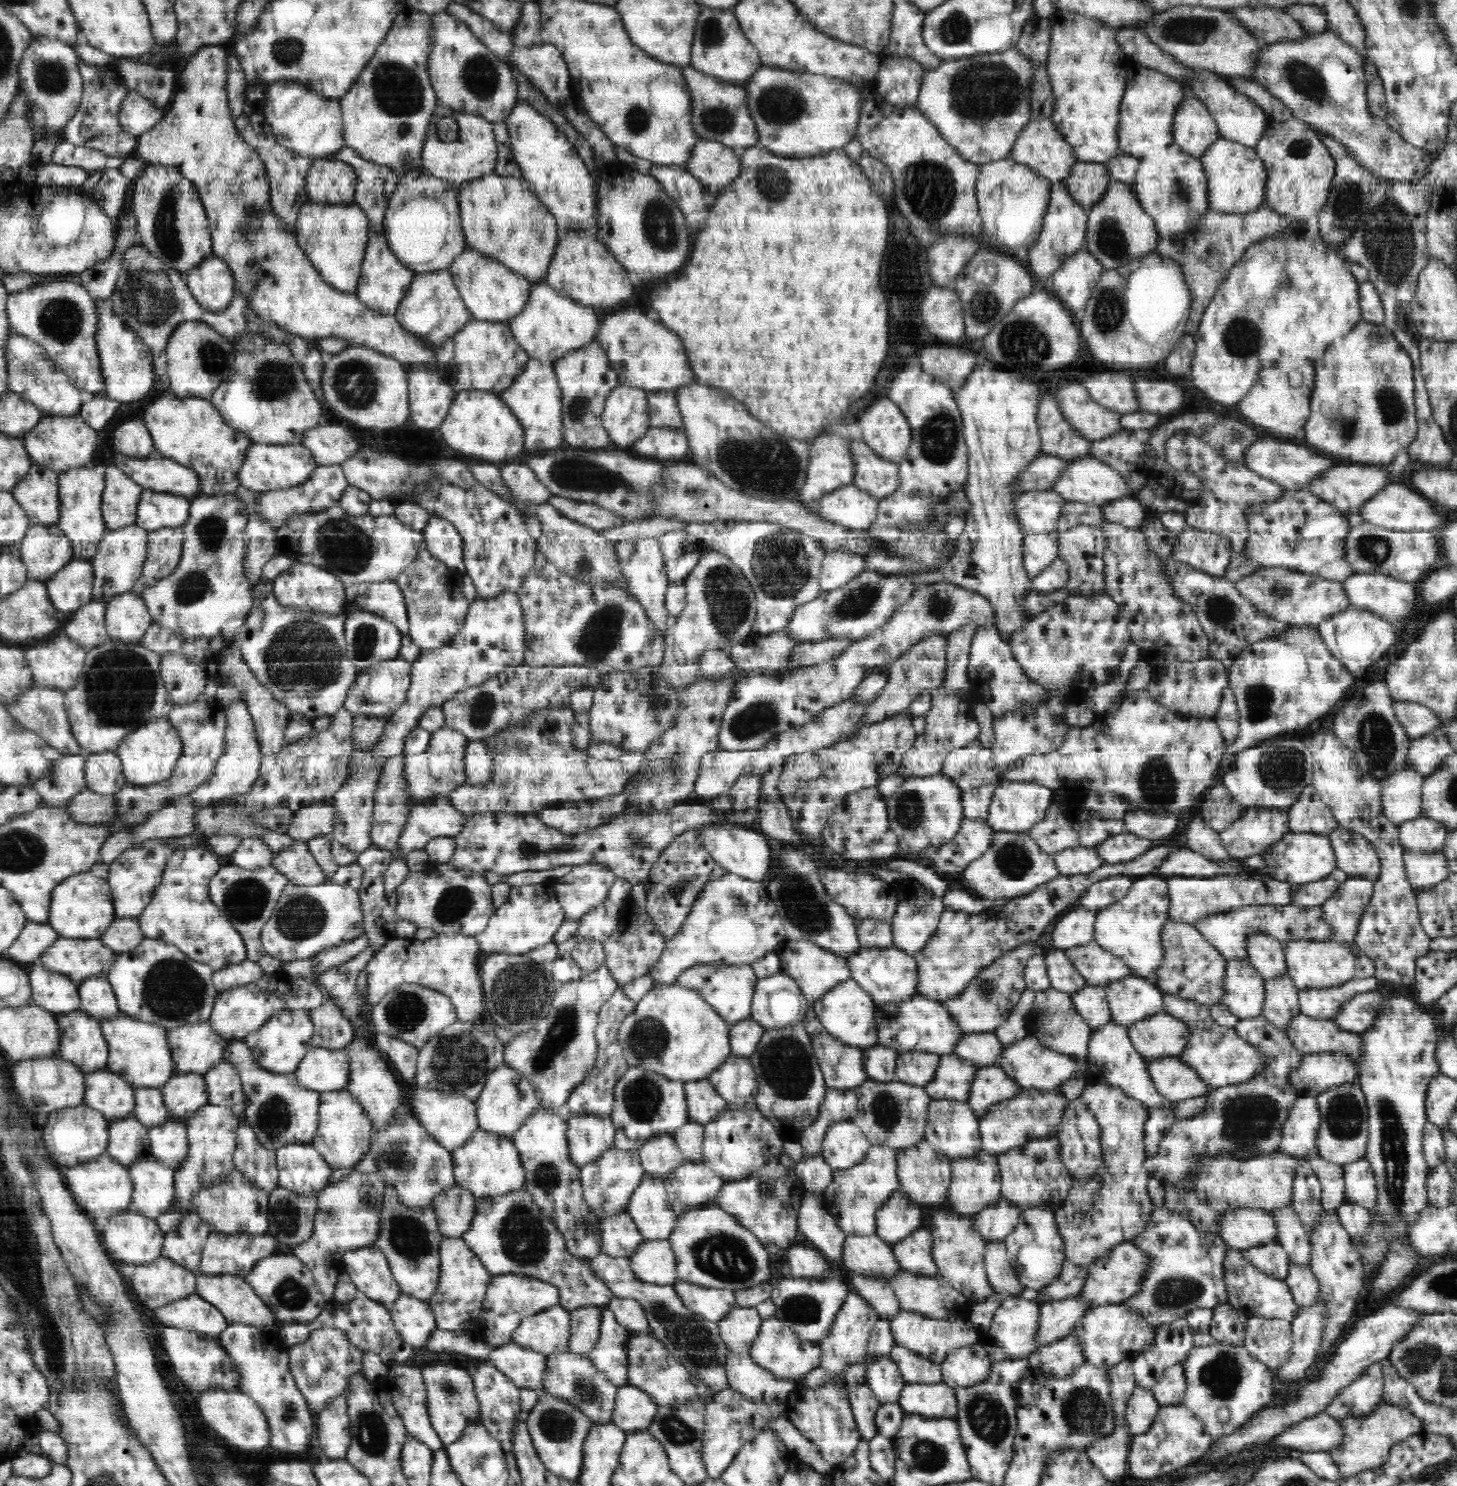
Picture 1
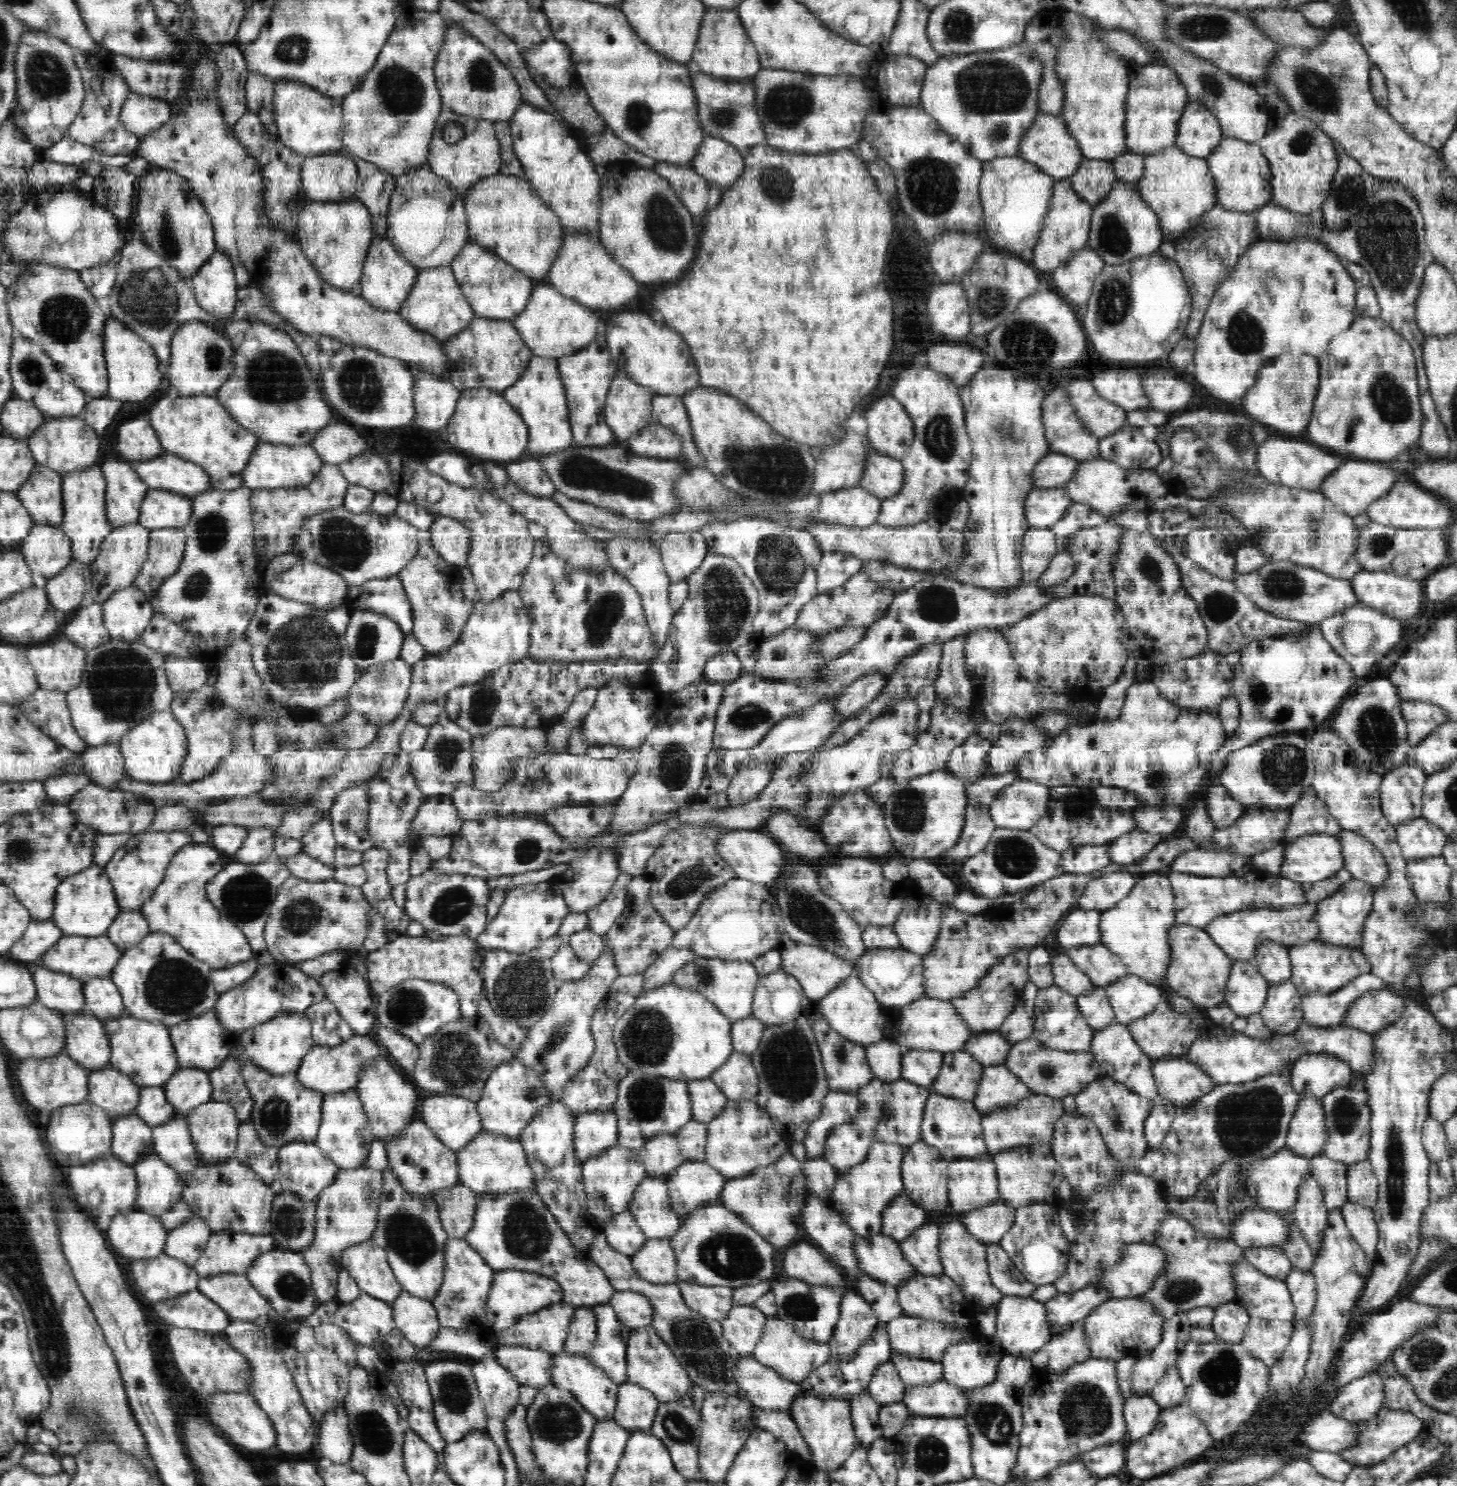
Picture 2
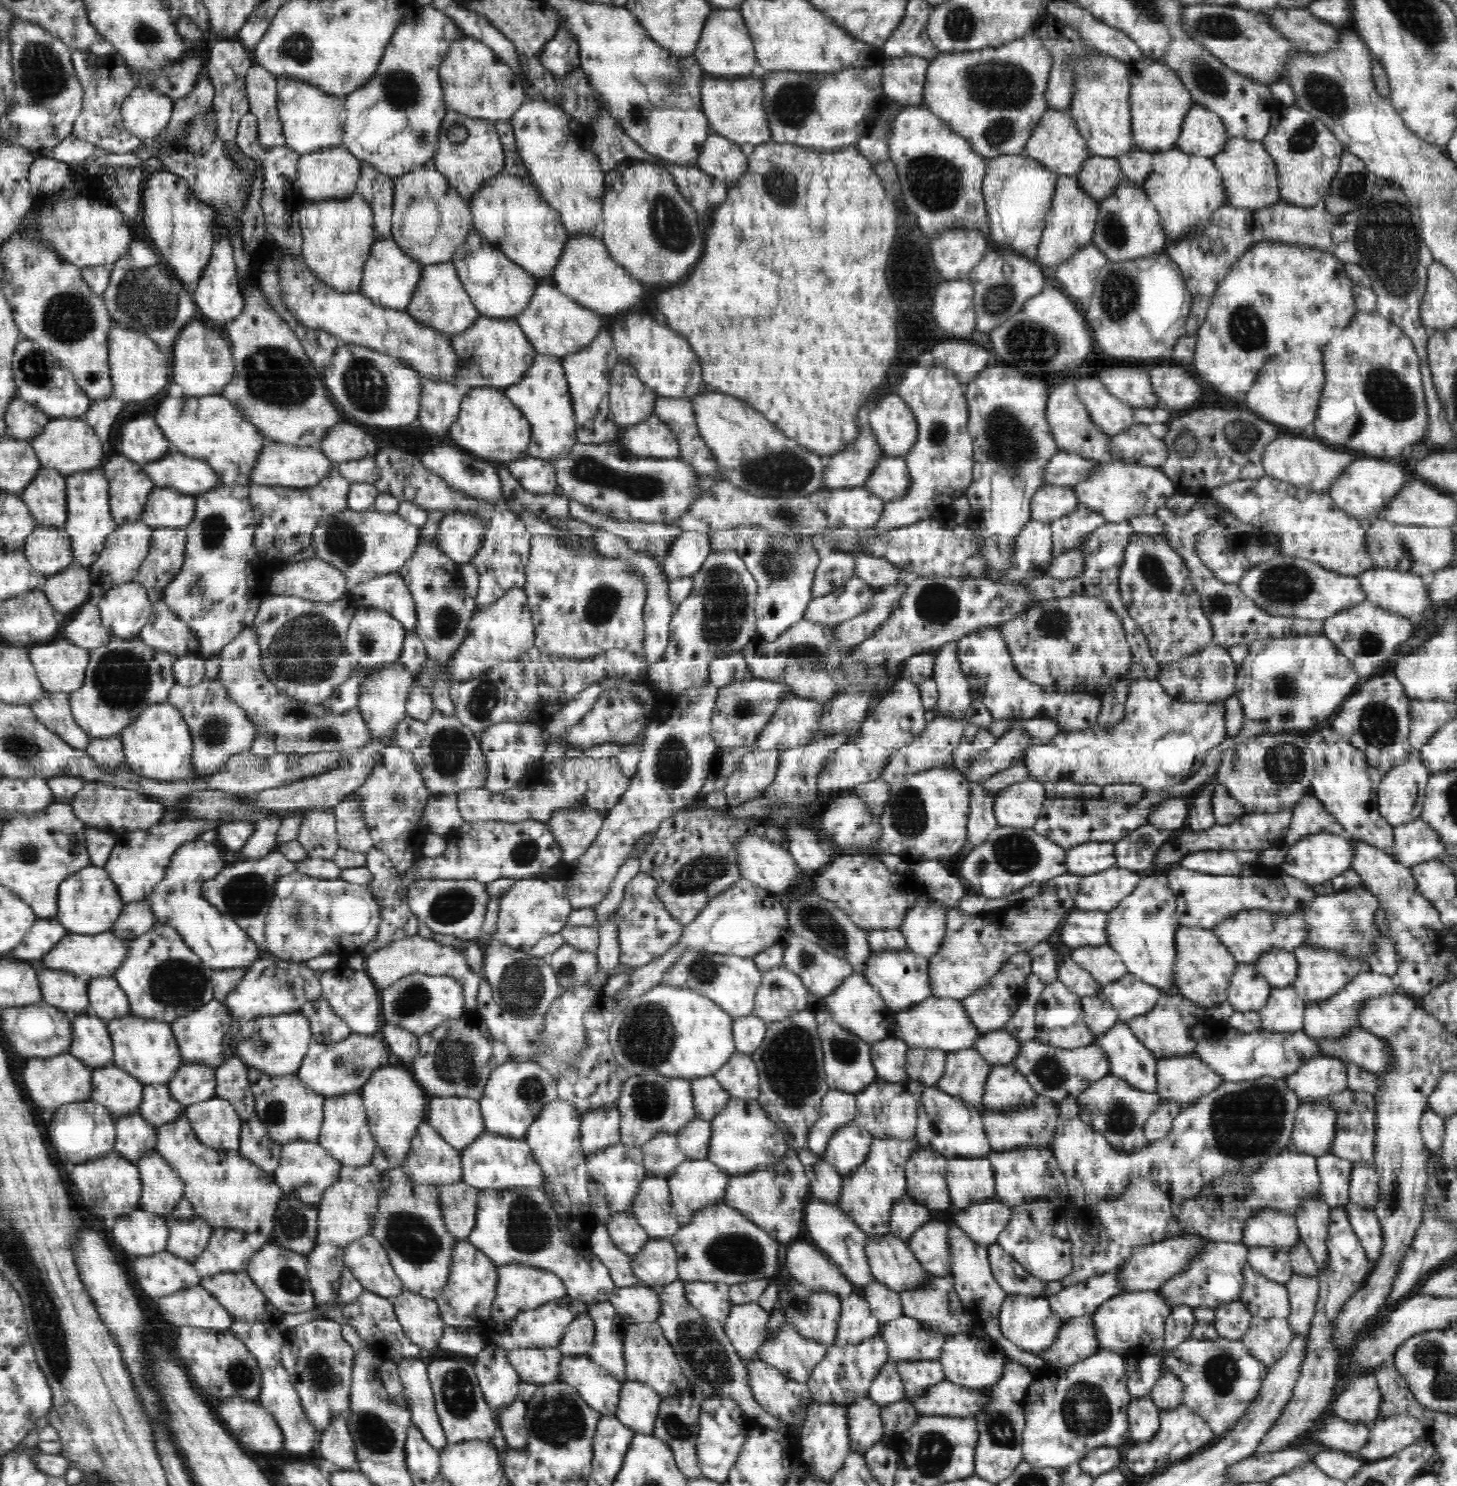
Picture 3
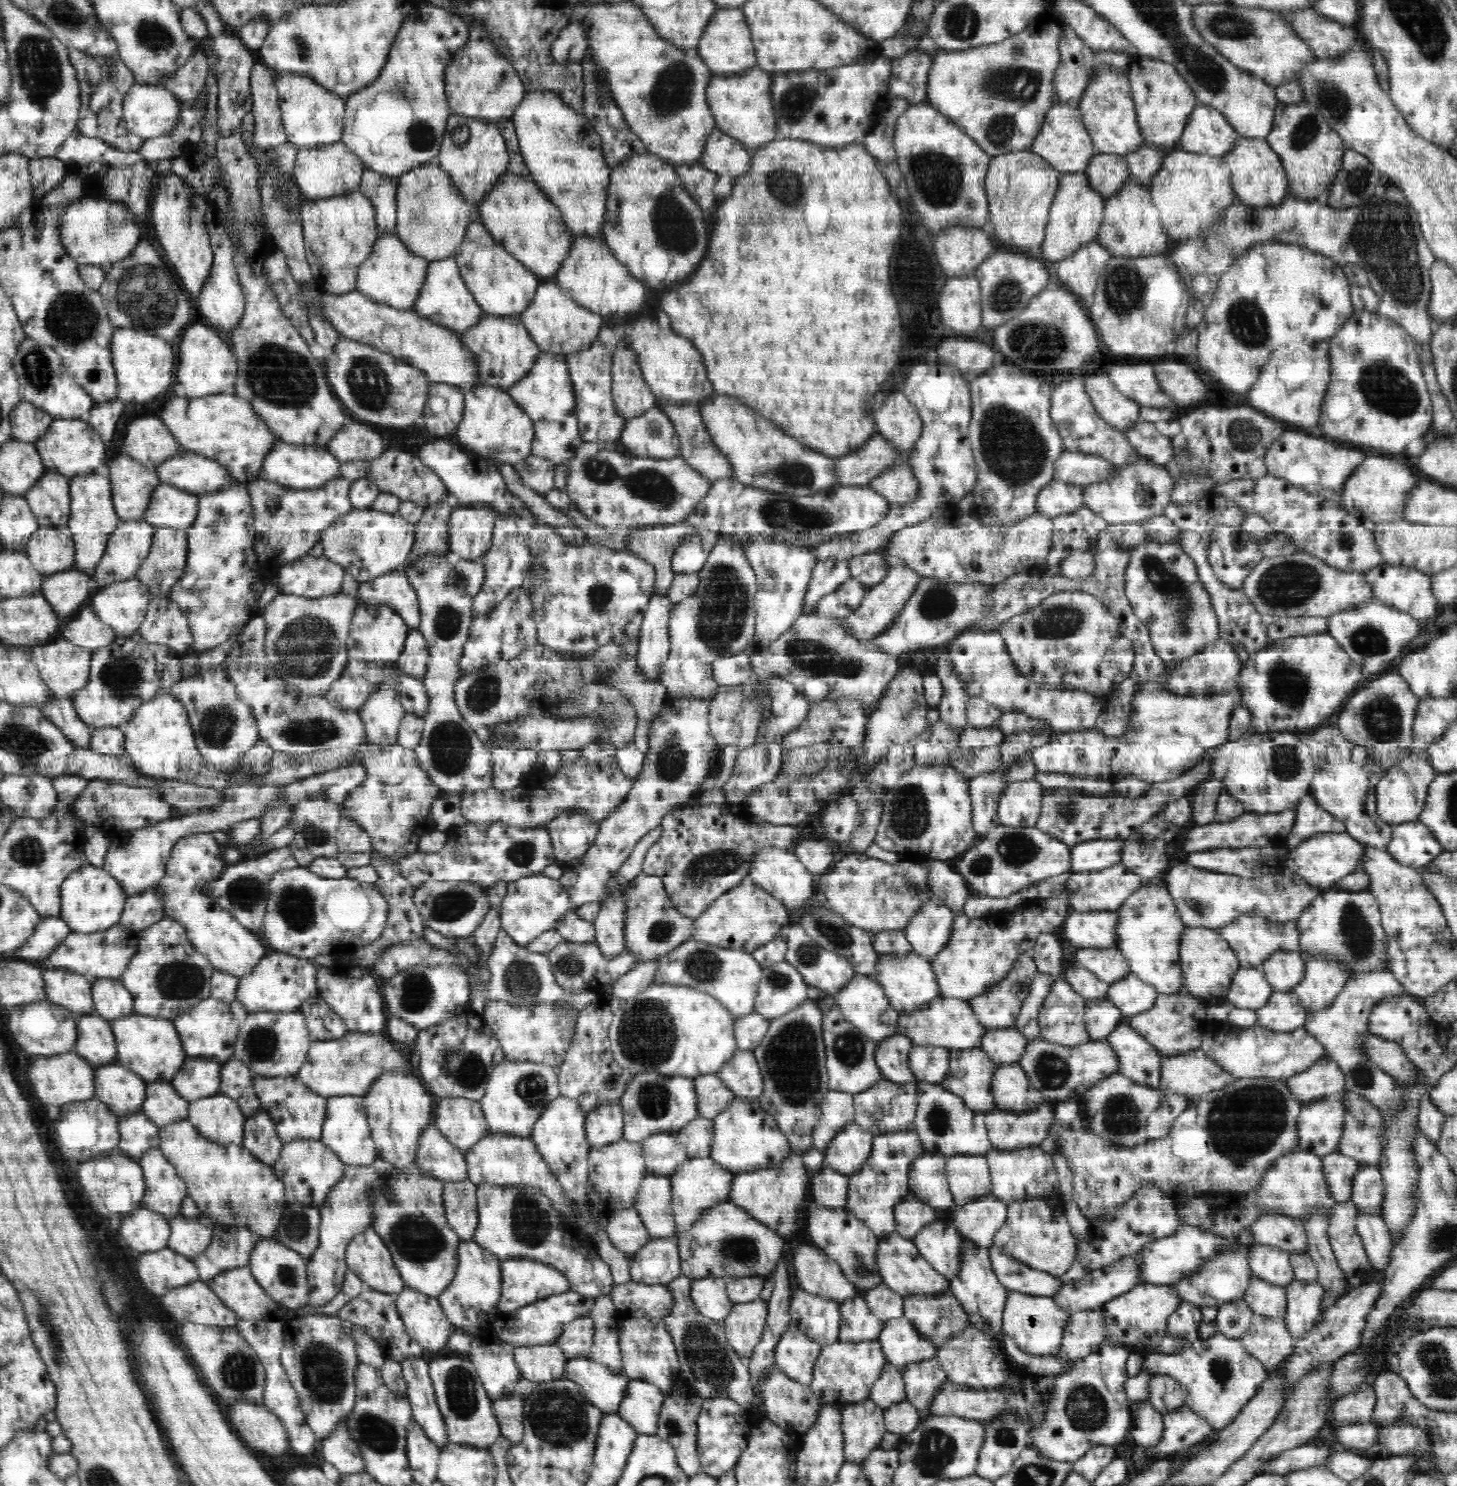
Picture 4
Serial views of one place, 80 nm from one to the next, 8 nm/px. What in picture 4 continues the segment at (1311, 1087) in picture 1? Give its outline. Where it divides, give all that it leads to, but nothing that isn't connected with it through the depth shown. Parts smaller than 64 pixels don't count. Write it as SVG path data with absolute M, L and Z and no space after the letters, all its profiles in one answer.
M1328 1058L1318 1060L1286 1083L1290 1092L1304 1105L1345 1090L1342 1070Z

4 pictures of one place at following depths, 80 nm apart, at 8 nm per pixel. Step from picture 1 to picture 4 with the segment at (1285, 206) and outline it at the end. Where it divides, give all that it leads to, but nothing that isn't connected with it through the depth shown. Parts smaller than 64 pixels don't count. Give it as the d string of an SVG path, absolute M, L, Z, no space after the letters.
M1279 103L1273 127L1265 139L1286 170L1288 196L1300 200L1314 200L1322 192L1328 192L1334 176L1341 171L1343 154L1347 149L1340 135L1330 128L1318 109L1305 103Z

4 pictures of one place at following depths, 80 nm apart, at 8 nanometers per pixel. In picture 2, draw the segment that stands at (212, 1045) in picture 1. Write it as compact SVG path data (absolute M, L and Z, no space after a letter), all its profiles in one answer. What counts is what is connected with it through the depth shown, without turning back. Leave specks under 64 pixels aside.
M216 1008L200 1017L190 1018L183 1024L169 1028L172 1045L178 1058L178 1067L196 1068L208 1072L225 1062L233 1048L238 1046L240 1035L226 1033L226 1029L220 1025Z

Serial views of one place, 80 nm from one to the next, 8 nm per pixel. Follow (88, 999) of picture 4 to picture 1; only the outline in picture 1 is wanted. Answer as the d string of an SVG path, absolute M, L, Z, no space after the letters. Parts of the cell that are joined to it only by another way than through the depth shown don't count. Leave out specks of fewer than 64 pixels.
M34 966L27 973L31 986L31 1004L54 1014L79 1011L78 982L62 973L48 972L42 966Z

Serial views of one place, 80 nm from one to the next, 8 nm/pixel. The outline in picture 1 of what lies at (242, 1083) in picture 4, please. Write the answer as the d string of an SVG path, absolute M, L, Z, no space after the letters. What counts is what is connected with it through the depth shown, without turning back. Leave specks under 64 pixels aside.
M221 1061L203 1076L208 1093L208 1104L225 1106L239 1119L244 1119L247 1098L236 1068L228 1062Z

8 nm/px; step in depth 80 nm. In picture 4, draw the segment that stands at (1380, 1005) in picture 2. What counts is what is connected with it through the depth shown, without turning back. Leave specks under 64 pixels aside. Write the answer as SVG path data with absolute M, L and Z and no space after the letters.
M1402 995L1393 999L1382 1000L1380 1004L1376 1004L1370 1012L1370 1020L1368 1024L1369 1034L1378 1036L1386 1041L1400 1042L1404 1036L1418 1032L1422 1028L1422 1024L1430 1022L1430 1015L1426 1011L1425 1006L1415 1000L1413 996Z

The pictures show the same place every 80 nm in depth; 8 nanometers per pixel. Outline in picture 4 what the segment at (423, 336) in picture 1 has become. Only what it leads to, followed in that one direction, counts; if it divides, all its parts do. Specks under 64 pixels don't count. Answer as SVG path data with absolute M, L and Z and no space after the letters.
M454 256L429 262L420 294L410 309L422 317L429 318L434 324L440 324L458 333L473 327L485 315L474 295L465 285L461 277L461 269Z

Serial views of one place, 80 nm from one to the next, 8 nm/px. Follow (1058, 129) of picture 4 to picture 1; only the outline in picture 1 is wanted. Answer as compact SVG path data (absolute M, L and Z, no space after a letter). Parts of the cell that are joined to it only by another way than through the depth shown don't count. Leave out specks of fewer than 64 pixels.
M1051 118L1044 120L1030 121L1019 132L1009 156L1018 164L1025 164L1034 170L1040 177L1052 182L1065 180L1070 176L1070 170L1078 162L1073 153L1073 148L1065 141L1065 138L1058 132Z

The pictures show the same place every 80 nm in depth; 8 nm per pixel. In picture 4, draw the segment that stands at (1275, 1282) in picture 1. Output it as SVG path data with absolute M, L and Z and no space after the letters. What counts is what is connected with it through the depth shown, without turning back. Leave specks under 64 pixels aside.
M1254 1274L1243 1299L1254 1315L1283 1318L1286 1312L1286 1289L1282 1285L1258 1279Z

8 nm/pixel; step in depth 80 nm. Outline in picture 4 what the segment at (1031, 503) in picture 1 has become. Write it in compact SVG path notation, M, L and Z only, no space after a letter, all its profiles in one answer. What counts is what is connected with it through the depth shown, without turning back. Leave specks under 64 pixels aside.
M1053 480L1039 492L1035 512L1050 519L1077 511L1083 504L1082 484Z

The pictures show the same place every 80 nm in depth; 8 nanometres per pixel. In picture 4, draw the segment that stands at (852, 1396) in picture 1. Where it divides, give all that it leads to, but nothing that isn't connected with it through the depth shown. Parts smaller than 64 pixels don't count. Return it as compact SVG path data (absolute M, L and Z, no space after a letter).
M868 1398L842 1410L842 1435L846 1461L860 1463L879 1447L887 1428L883 1408Z

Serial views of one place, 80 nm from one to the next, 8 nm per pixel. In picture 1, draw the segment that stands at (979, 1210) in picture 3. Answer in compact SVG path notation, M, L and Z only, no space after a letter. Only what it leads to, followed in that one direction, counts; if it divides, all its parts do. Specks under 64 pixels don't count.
M1001 1198L996 1204L983 1208L972 1215L974 1230L988 1242L1005 1240L1006 1236L1018 1226L1022 1209Z

